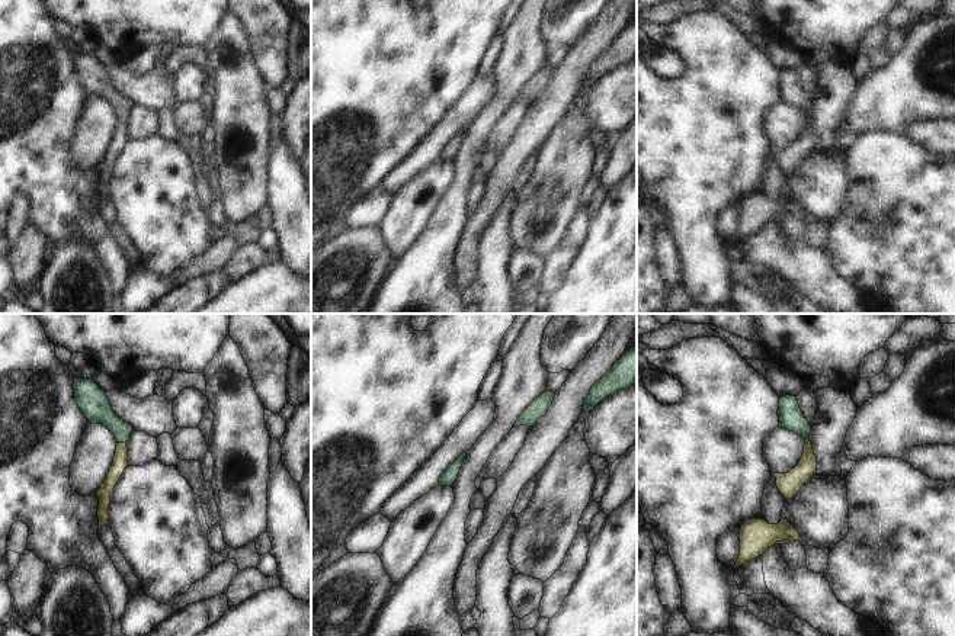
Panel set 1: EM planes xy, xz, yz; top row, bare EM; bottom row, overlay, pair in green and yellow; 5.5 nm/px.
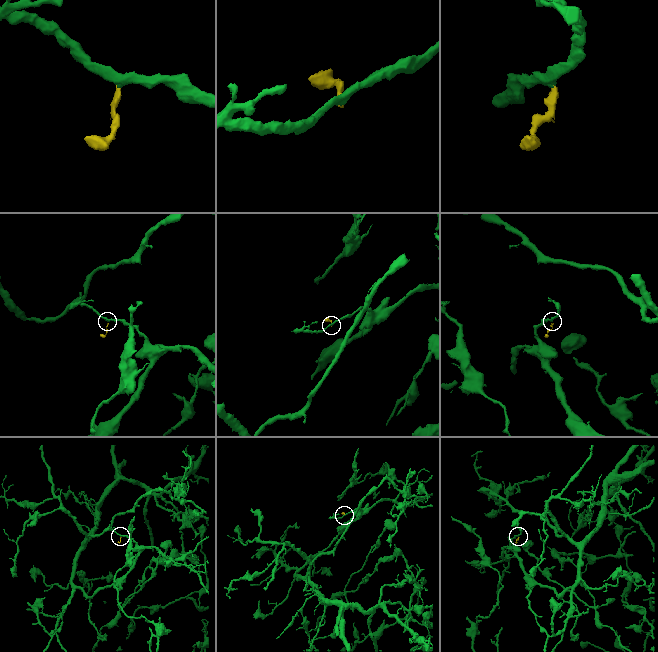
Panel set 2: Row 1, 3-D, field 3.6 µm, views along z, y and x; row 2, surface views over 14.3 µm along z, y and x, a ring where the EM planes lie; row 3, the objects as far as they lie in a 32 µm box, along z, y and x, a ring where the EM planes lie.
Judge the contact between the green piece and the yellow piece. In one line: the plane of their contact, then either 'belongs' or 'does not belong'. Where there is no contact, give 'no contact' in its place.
xy | belongs

